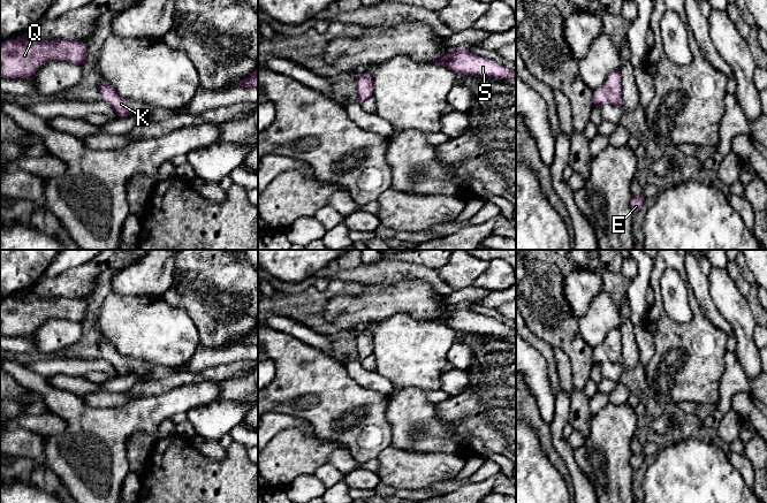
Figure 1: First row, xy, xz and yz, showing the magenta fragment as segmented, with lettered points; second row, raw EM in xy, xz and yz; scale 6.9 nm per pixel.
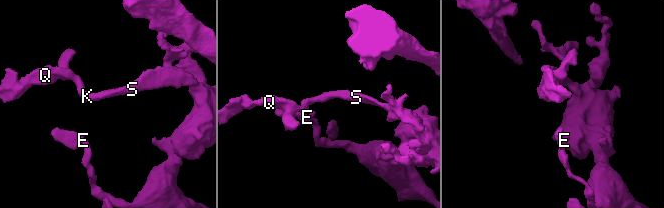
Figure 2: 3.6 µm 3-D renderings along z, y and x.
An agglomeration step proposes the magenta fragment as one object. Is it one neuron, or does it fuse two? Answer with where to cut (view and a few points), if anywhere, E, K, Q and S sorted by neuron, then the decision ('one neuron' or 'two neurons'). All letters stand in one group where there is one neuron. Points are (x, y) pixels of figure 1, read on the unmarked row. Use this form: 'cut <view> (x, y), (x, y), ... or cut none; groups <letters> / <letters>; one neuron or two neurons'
cut none; groups E K Q S; one neuron

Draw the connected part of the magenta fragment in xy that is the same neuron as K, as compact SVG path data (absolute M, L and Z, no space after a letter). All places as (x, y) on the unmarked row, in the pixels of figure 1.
M101 340L98 343L100 353L105 359L107 359L114 367L117 374L124 375L130 373L128 367L129 358L120 355L115 346L107 340Z

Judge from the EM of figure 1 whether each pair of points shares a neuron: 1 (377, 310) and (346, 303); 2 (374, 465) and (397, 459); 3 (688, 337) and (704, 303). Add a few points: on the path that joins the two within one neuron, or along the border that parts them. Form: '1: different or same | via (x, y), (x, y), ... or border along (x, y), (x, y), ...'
1: same | via (369, 309), (354, 309)
2: different | border along (377, 458), (379, 463), (378, 472)
3: different | border along (689, 288), (703, 314), (719, 329)

